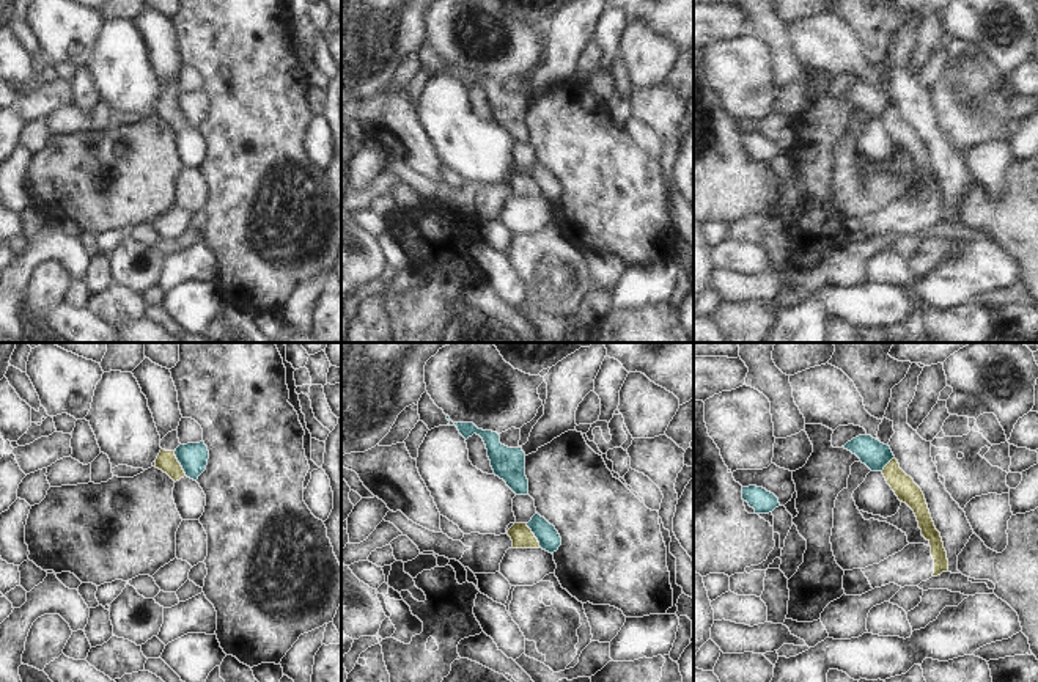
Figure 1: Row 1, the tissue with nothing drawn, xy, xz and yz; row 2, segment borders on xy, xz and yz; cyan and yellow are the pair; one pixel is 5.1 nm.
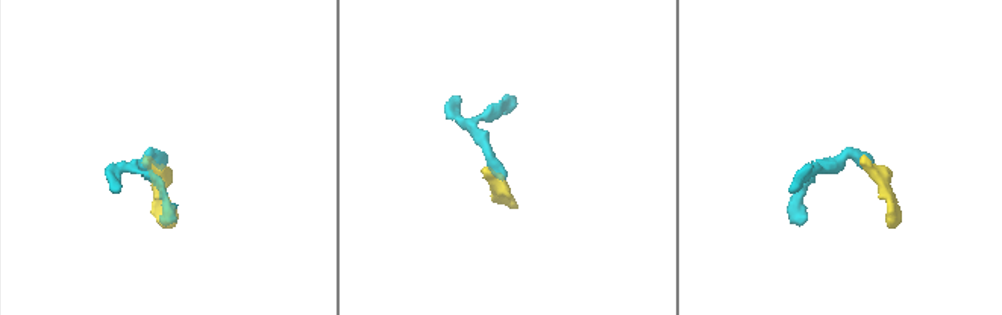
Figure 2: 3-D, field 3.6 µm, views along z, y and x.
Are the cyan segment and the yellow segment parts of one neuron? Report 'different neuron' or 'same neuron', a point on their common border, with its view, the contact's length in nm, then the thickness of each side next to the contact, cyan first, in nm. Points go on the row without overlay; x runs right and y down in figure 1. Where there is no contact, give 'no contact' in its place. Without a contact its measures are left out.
different neuron | xy (180, 110) | 140 nm | 140/100 nm

